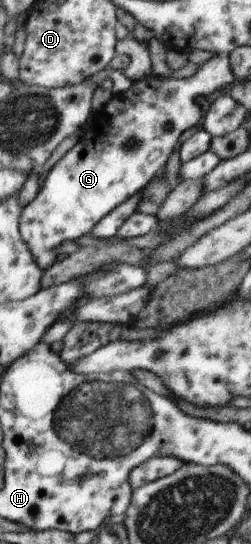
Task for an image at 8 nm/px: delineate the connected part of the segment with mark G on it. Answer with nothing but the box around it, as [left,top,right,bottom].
[18,53,233,271]

